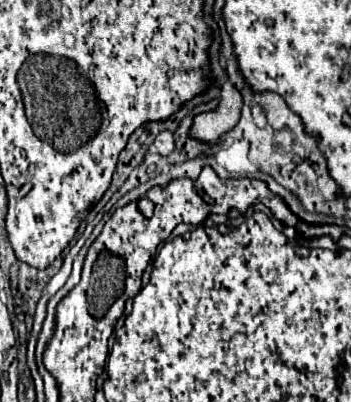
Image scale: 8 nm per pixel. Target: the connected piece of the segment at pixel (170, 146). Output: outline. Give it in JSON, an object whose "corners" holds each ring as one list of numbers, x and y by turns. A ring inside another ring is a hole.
{"corners":[[164,130,153,141,159,155,169,155,175,149,175,137,171,131]]}

